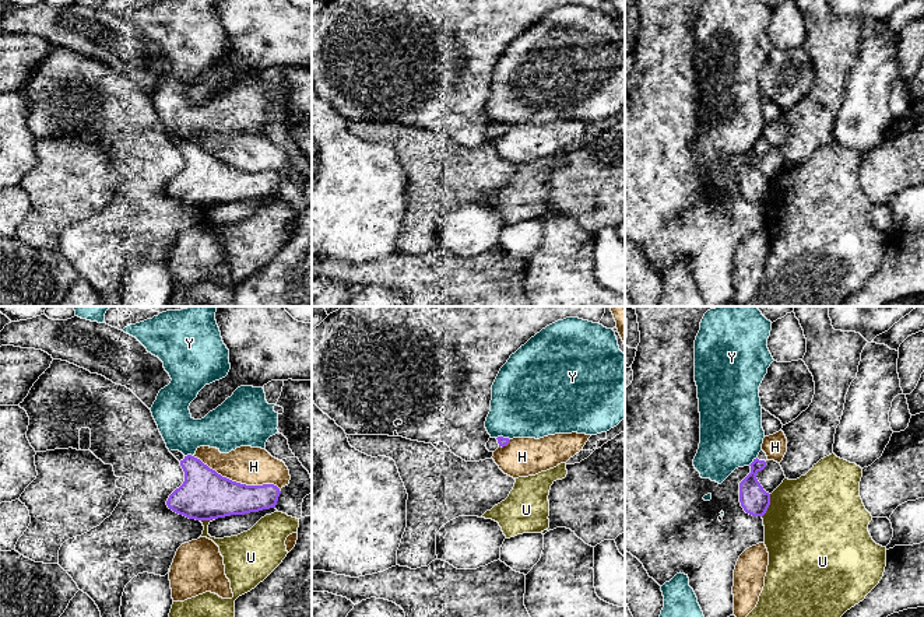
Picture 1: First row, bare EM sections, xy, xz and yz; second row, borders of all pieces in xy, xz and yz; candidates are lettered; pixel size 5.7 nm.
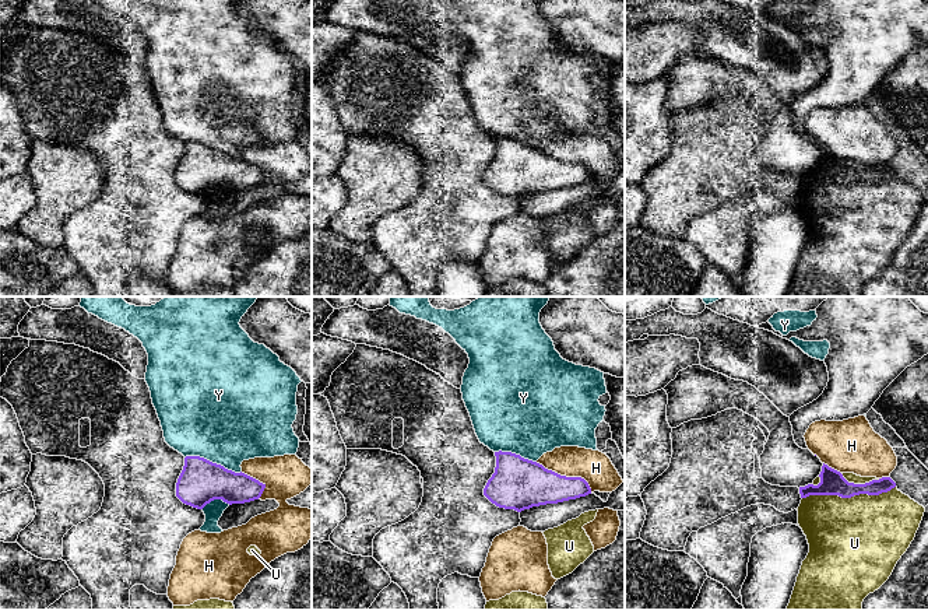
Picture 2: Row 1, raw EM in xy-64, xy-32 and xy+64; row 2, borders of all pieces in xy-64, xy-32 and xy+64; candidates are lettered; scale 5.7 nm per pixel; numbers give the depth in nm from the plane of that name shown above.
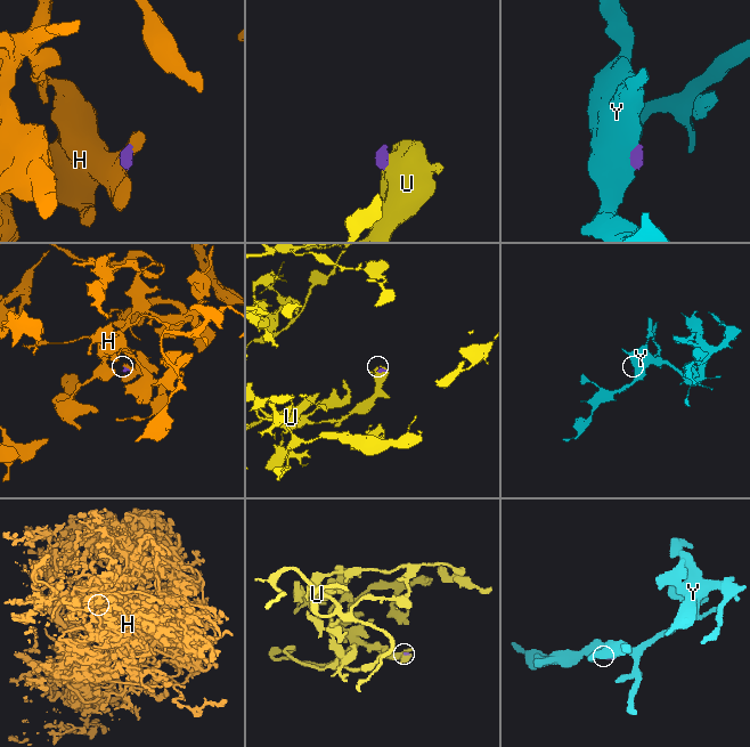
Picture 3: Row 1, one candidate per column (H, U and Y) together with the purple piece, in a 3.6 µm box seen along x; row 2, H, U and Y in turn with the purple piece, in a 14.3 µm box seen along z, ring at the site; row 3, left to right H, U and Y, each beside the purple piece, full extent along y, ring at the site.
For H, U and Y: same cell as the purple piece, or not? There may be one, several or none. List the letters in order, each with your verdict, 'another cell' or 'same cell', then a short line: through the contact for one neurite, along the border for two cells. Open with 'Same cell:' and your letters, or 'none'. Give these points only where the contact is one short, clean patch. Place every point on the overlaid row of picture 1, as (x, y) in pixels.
Same cell: none
H: another cell
U: another cell
Y: another cell

